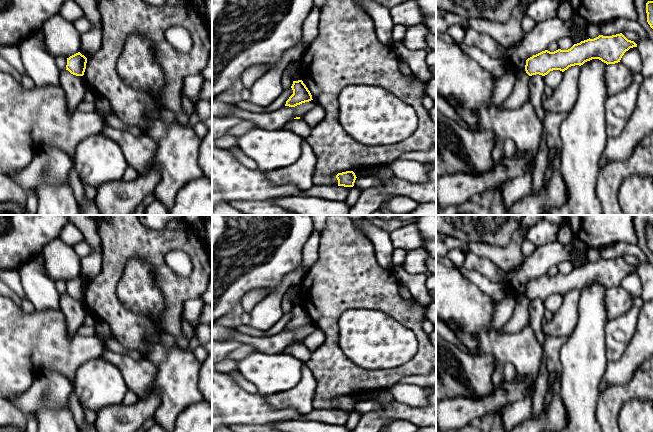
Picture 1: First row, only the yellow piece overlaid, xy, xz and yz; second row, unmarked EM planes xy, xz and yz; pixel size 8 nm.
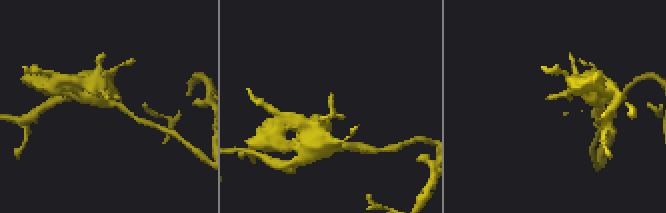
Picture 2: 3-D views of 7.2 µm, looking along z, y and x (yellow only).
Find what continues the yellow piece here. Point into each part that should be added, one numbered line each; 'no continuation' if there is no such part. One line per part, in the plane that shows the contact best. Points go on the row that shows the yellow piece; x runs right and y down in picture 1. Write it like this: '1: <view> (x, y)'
no continuation

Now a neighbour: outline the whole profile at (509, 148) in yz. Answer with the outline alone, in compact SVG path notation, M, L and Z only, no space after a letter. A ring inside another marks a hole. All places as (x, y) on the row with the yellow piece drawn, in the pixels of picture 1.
M507 139L504 142L504 144L503 144L503 154L504 154L504 156L512 157L515 154L516 150L517 150L516 145L512 140Z

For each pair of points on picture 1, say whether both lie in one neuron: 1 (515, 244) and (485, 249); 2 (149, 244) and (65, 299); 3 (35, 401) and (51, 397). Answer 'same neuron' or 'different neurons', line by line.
1: same neuron
2: different neurons
3: same neuron

